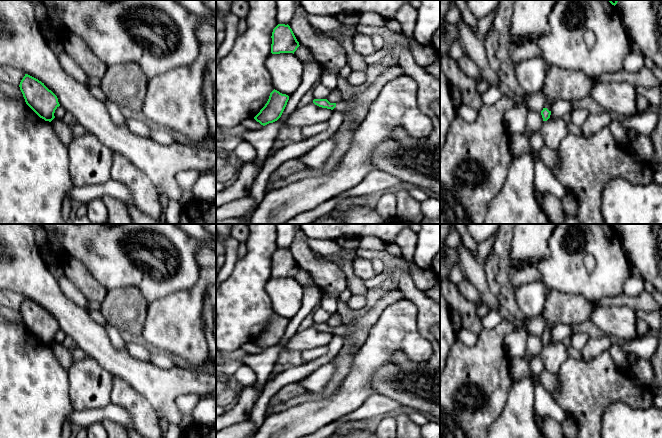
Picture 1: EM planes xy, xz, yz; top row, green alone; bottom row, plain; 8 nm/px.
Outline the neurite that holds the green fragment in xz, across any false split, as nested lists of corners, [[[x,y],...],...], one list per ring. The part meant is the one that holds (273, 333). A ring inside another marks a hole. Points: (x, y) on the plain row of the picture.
[[[274,313],[270,317],[267,327],[254,343],[263,350],[277,345],[281,341],[288,324],[288,319],[282,318]]]

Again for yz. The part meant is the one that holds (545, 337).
[[[551,289],[546,294],[542,315],[546,327],[541,335],[543,345],[551,339],[552,329],[557,324],[577,325],[590,319],[594,304],[581,295],[567,294]]]

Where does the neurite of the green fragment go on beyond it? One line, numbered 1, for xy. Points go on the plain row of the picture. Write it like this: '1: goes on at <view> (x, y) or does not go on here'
1: does not go on here

